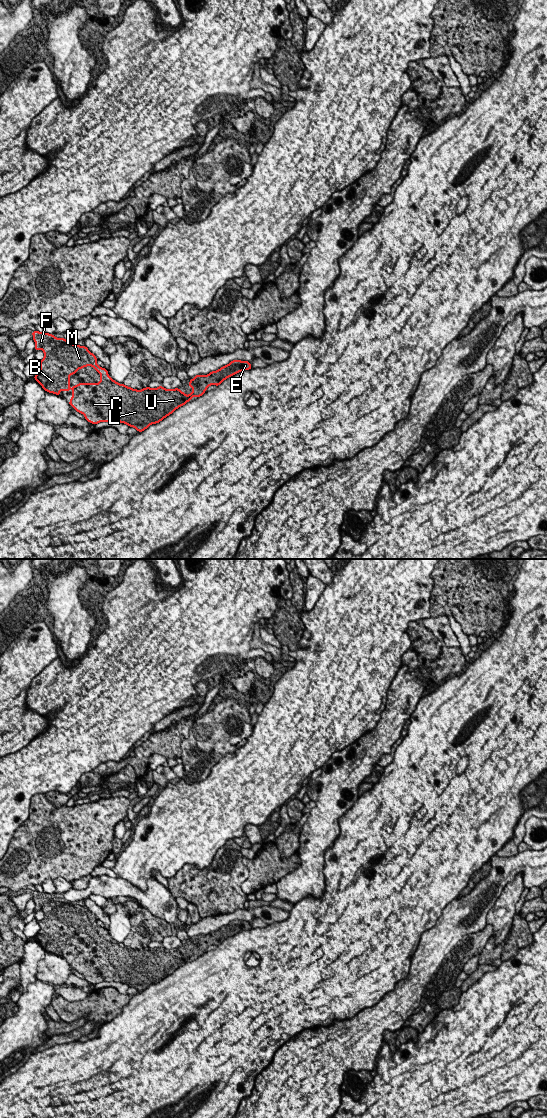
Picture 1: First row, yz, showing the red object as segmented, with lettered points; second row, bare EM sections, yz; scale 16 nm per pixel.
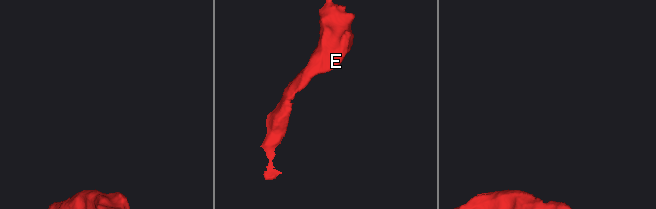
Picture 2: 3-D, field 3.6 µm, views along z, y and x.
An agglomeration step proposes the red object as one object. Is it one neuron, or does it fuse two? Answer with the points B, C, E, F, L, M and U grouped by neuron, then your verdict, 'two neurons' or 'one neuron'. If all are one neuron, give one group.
B C E F L M U; one neuron

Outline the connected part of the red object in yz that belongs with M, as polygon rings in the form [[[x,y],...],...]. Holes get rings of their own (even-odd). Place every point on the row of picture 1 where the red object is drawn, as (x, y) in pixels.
[[[37,330],[33,331],[32,335],[35,342],[34,350],[38,351],[41,349],[44,352],[44,357],[39,362],[40,370],[34,376],[34,379],[45,391],[60,396],[61,391],[71,390],[72,397],[70,398],[69,405],[77,412],[83,414],[85,420],[91,424],[96,425],[104,421],[120,422],[135,428],[138,432],[144,431],[152,424],[159,423],[176,409],[189,402],[194,396],[197,398],[202,396],[210,385],[219,386],[228,377],[244,370],[252,369],[251,363],[248,361],[233,360],[207,375],[196,375],[188,383],[188,386],[192,388],[192,393],[189,395],[186,395],[179,388],[166,389],[163,386],[157,388],[146,387],[137,390],[113,380],[108,375],[107,369],[98,366],[97,357],[86,346],[73,344],[65,338],[56,338],[52,334]],[[88,365],[100,374],[100,382],[78,383],[71,388],[70,375],[74,375],[79,369],[83,369]]]

